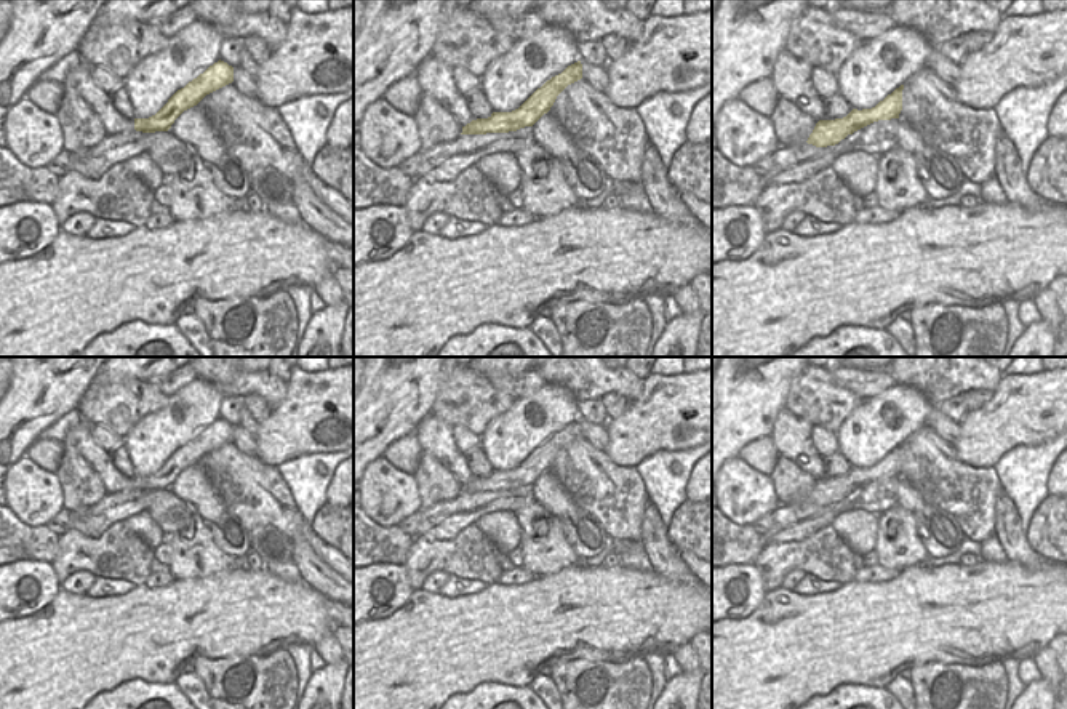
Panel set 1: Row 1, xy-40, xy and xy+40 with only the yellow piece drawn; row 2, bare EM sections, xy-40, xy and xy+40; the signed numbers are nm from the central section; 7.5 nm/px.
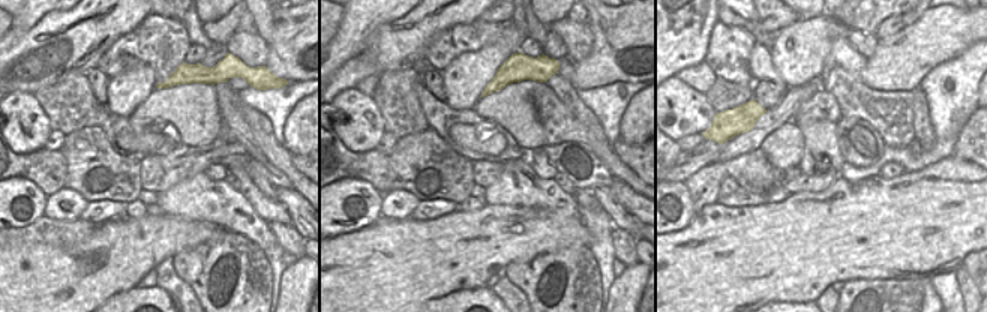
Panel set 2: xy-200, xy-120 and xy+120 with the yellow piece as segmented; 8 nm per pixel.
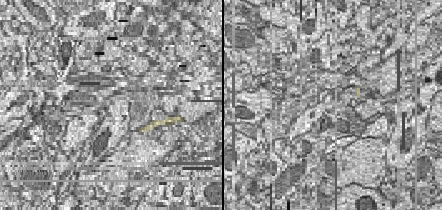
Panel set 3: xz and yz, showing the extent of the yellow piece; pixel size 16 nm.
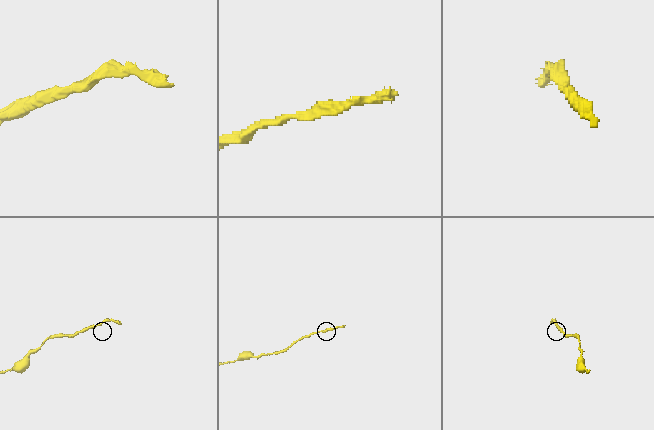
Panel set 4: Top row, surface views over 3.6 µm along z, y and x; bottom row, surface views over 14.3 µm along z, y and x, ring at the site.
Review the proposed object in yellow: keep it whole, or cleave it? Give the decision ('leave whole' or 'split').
leave whole

